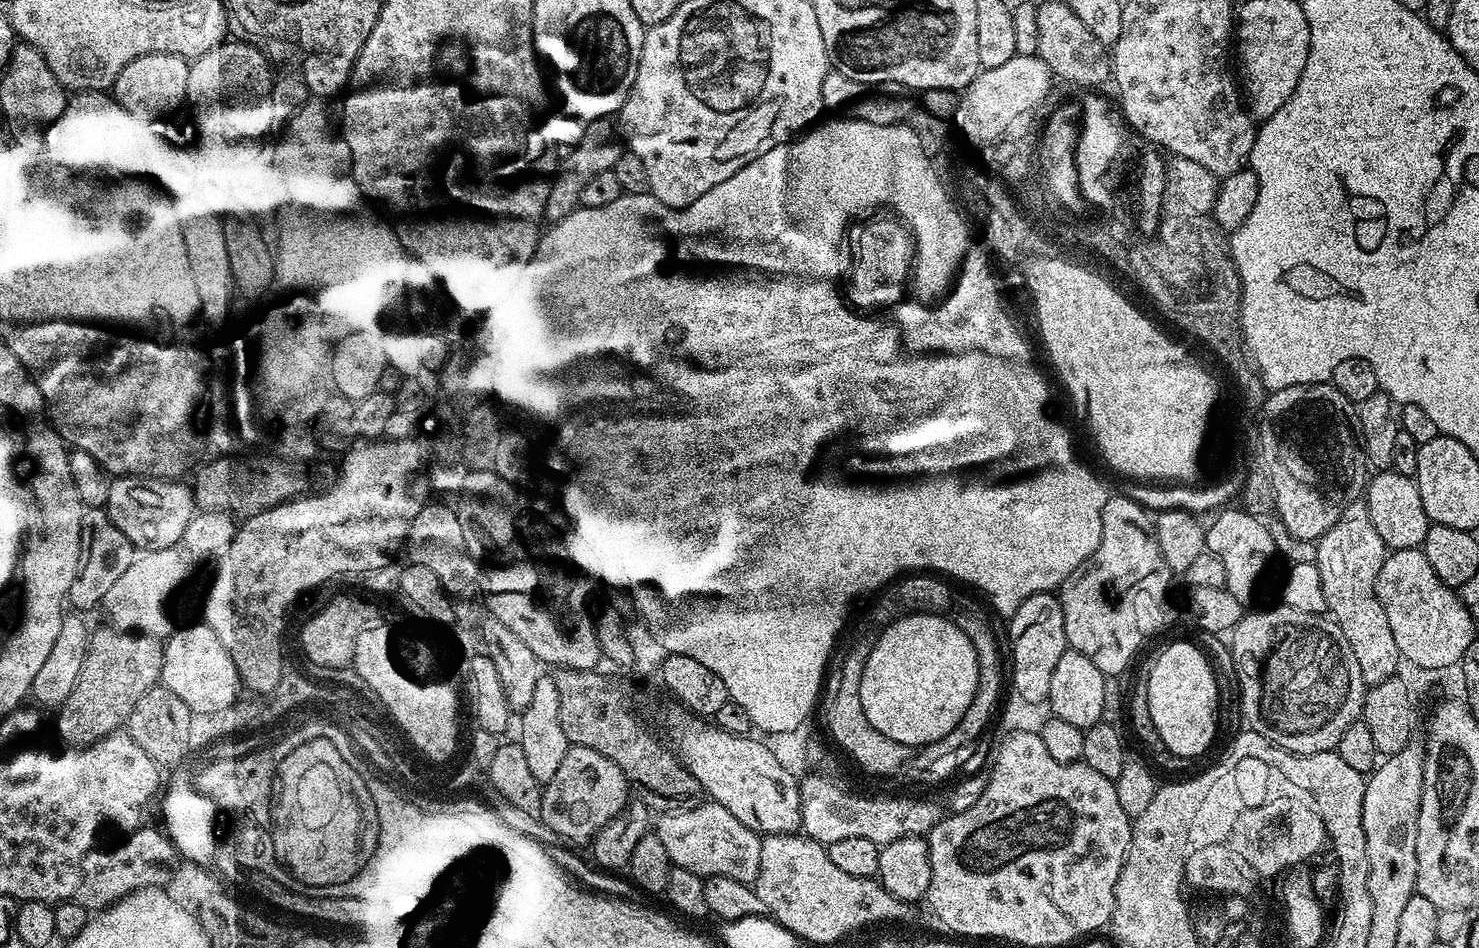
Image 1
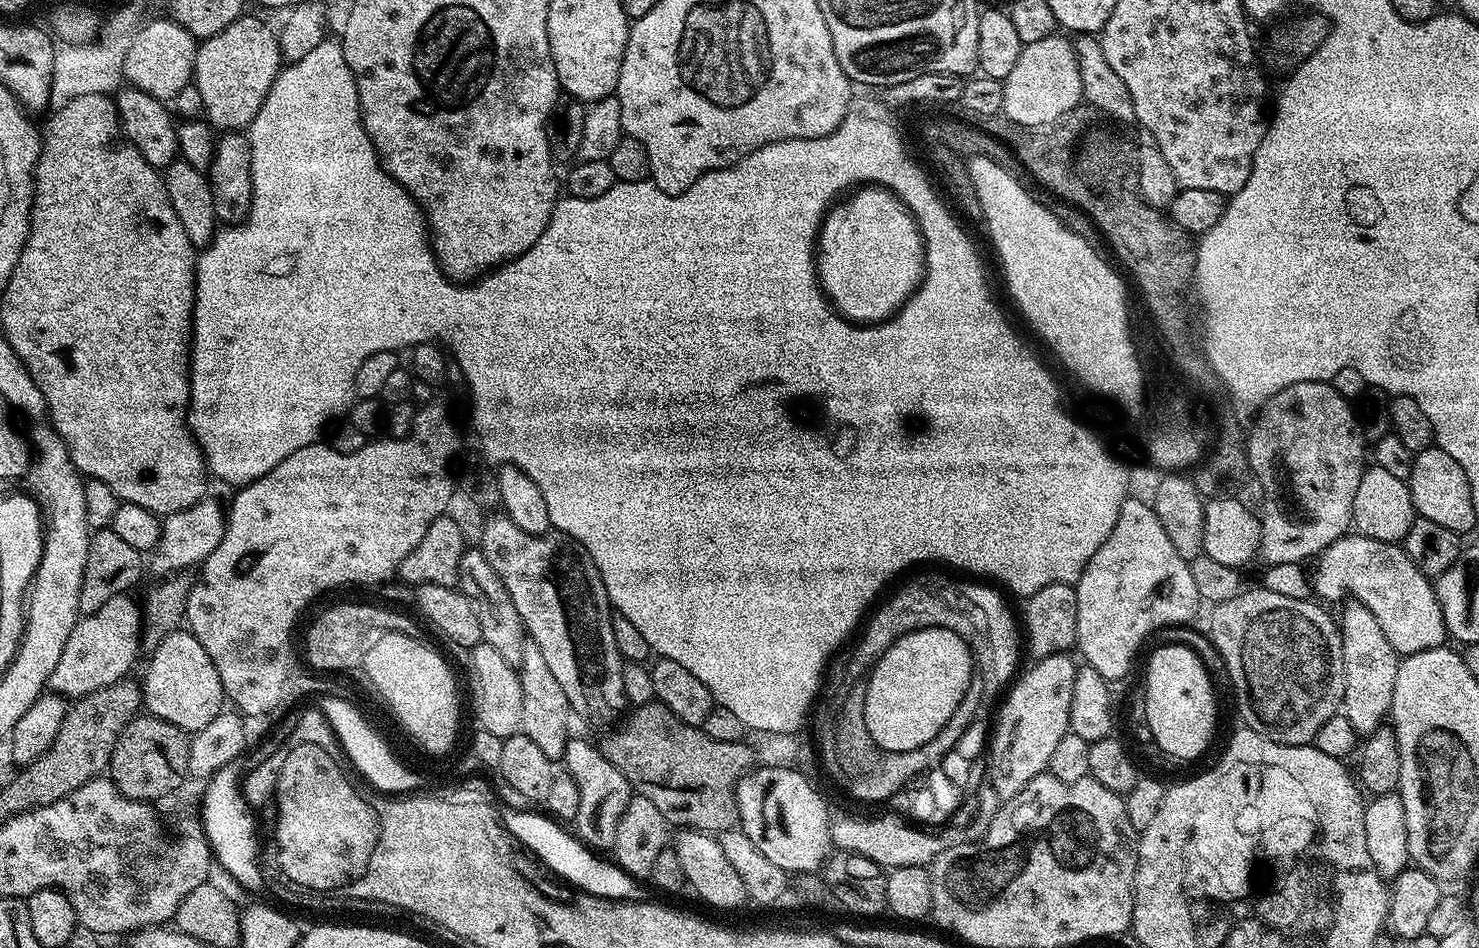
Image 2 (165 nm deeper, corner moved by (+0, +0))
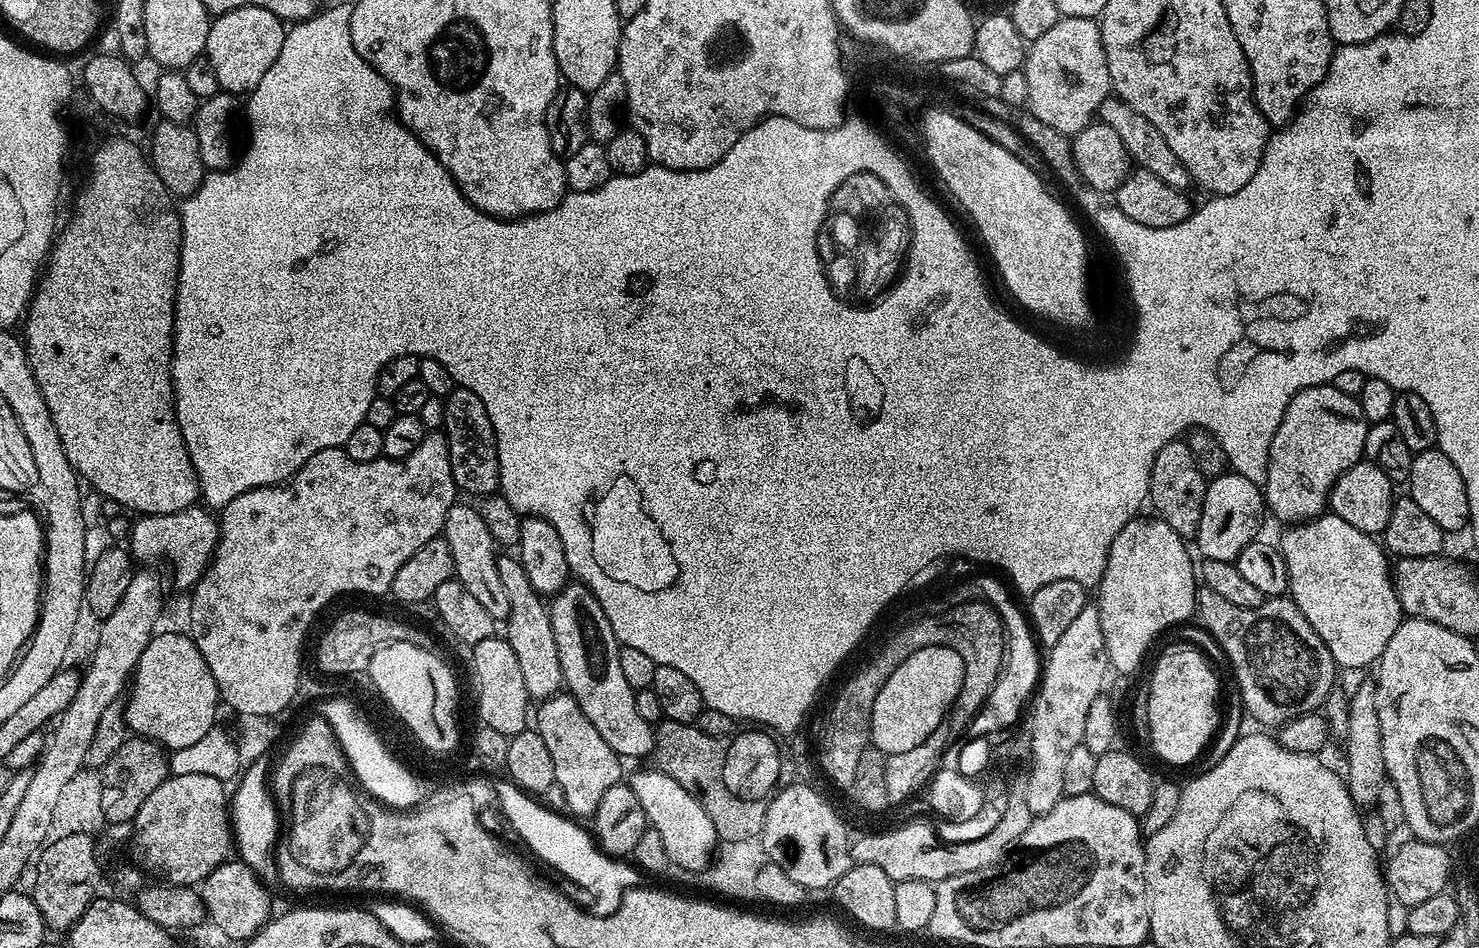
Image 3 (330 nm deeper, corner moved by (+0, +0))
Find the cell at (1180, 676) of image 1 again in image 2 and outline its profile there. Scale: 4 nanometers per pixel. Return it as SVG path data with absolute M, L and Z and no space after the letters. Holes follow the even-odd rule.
M1165 642L1148 660L1148 673L1142 685L1146 702L1146 722L1150 726L1152 744L1160 747L1168 756L1176 760L1196 760L1208 748L1212 731L1216 728L1216 699L1218 693L1212 686L1212 679L1202 662L1186 646Z

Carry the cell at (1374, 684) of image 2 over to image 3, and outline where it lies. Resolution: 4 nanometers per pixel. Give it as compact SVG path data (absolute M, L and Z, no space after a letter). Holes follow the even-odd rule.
M1368 682L1364 684L1352 697L1348 700L1348 717L1344 720L1344 764L1348 767L1346 771L1346 783L1350 790L1350 798L1356 804L1357 808L1361 810L1371 809L1378 802L1378 790L1382 790L1382 786L1386 783L1386 773L1384 770L1384 759L1382 758L1382 726L1378 722L1378 706L1376 705L1376 686L1375 683Z

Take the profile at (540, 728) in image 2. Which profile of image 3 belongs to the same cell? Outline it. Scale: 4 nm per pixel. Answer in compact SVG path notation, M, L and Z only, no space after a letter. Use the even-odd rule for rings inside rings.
M500 554L497 555L496 561L498 562L498 578L502 578L506 598L510 598L506 638L518 657L518 666L522 670L522 682L526 685L526 694L532 702L549 700L564 688L562 662L558 662L558 642L554 642L554 626L550 626L549 605L545 603L540 593L534 590L534 586L530 586L530 578L526 578L526 570L522 570L519 559L515 555Z

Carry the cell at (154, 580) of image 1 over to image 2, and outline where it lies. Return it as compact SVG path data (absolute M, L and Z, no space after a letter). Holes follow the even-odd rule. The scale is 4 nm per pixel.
M128 594L115 596L110 598L110 602L106 602L106 606L102 606L102 610L94 610L94 614L81 615L77 619L47 682L47 687L55 695L79 698L86 694L94 694L94 690L117 684L131 673L128 671L135 666L136 655L141 655L142 652L142 612L137 601L135 604L132 598Z

